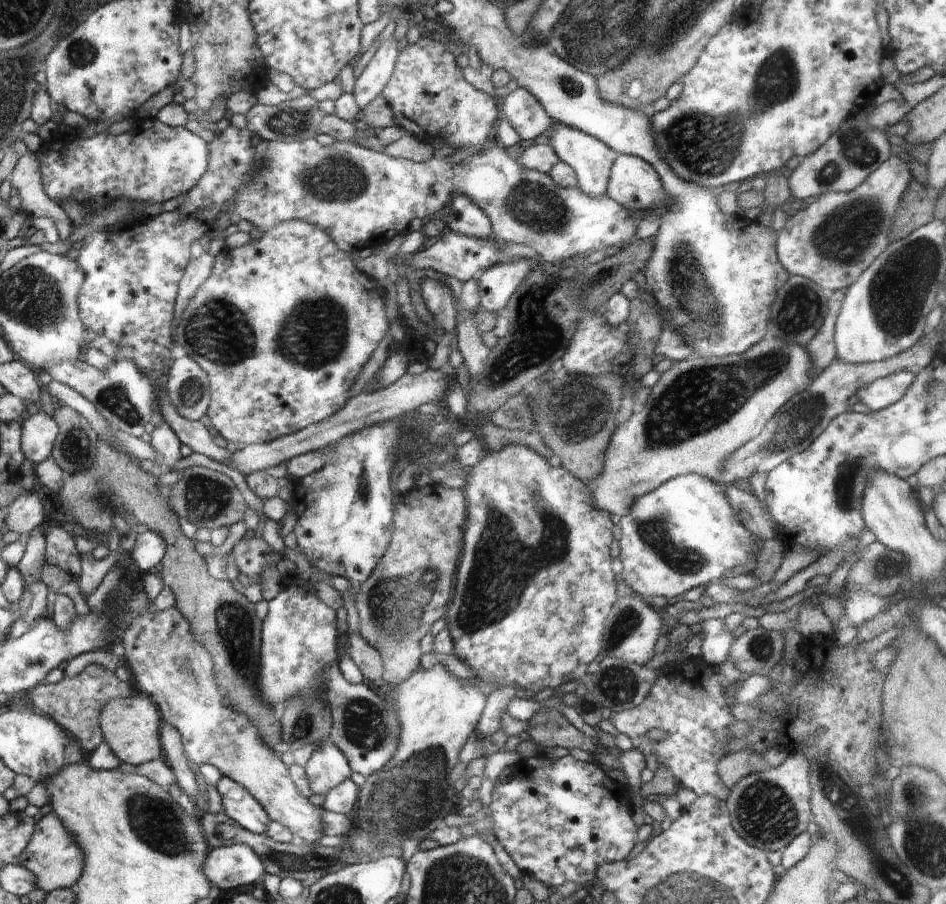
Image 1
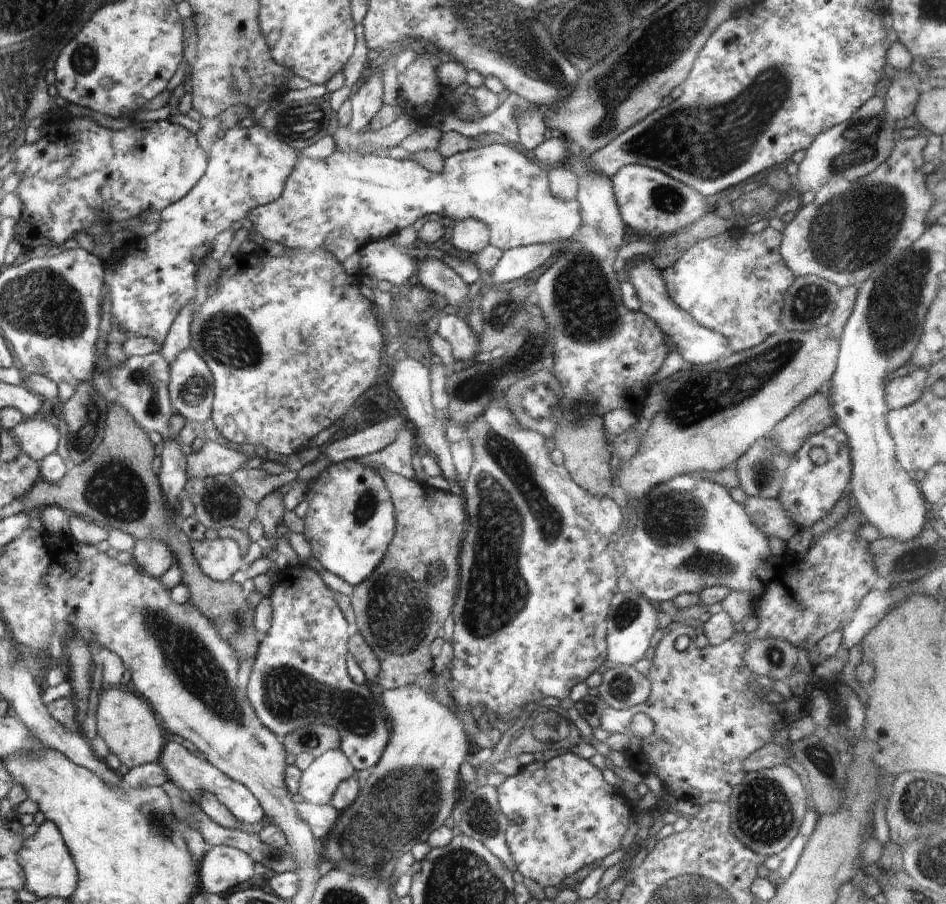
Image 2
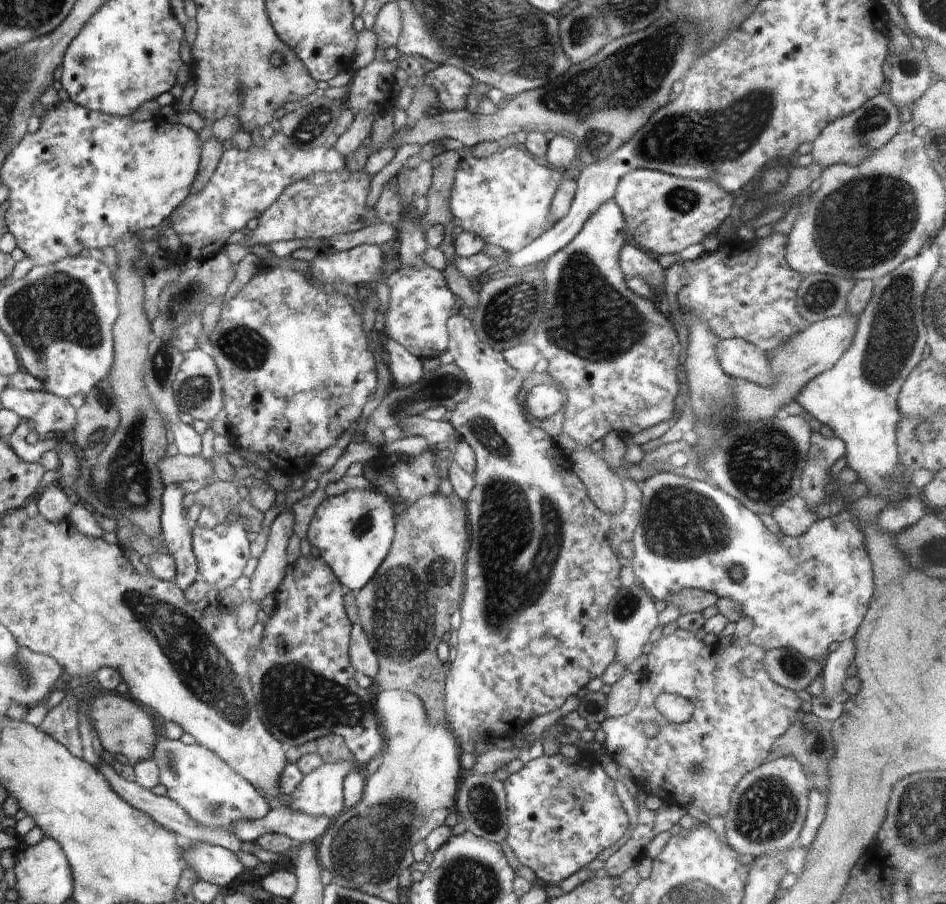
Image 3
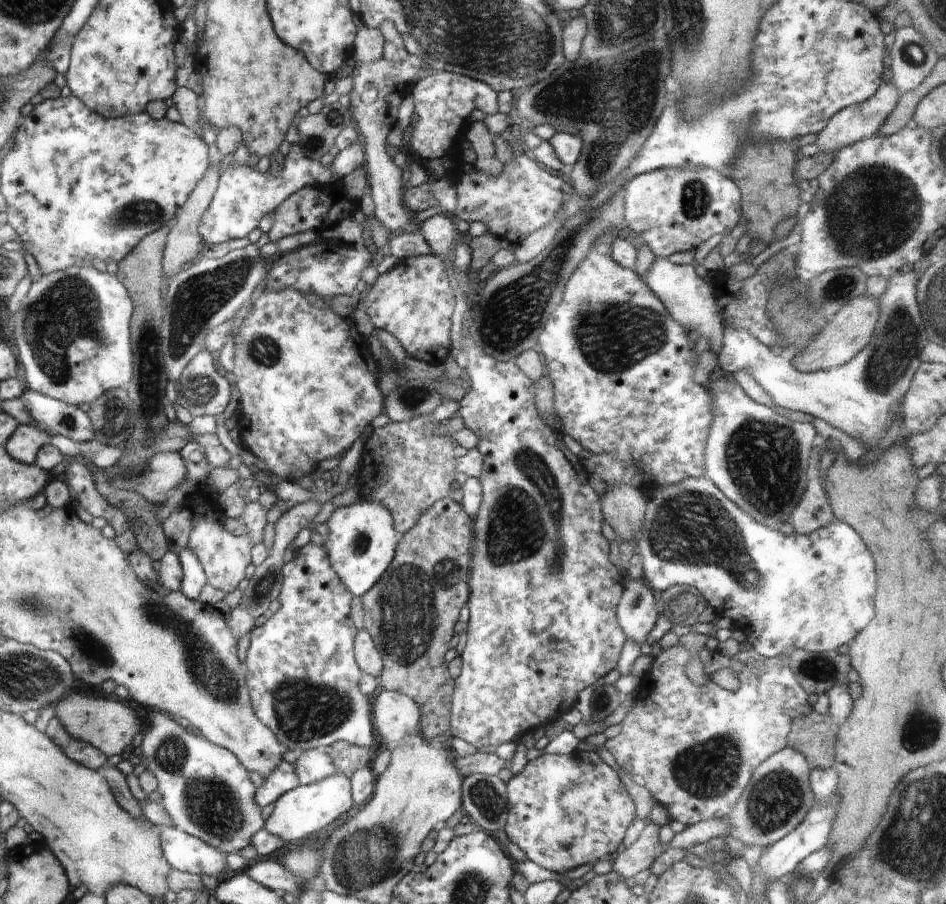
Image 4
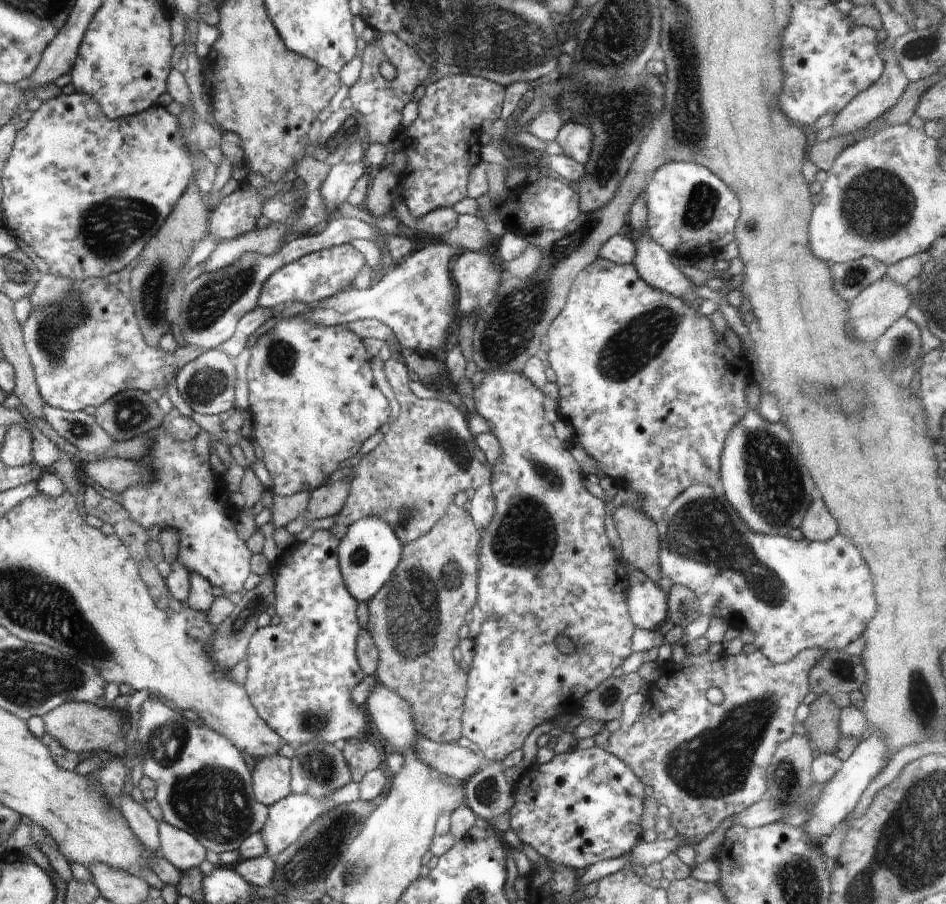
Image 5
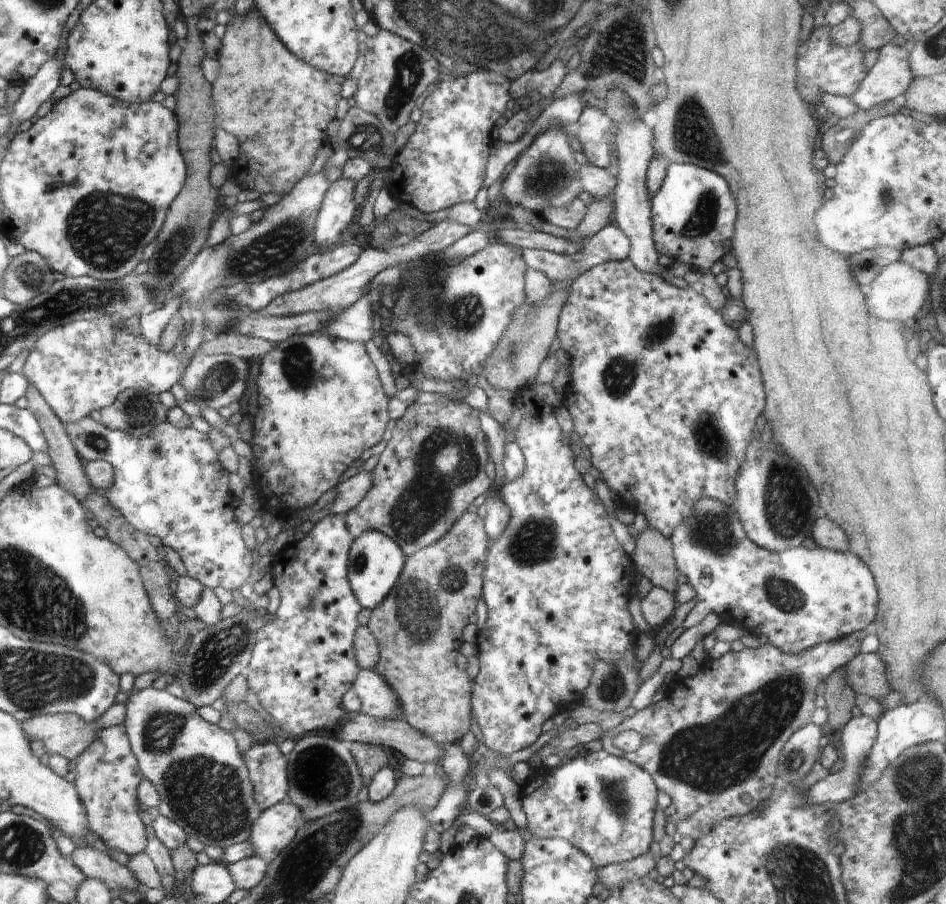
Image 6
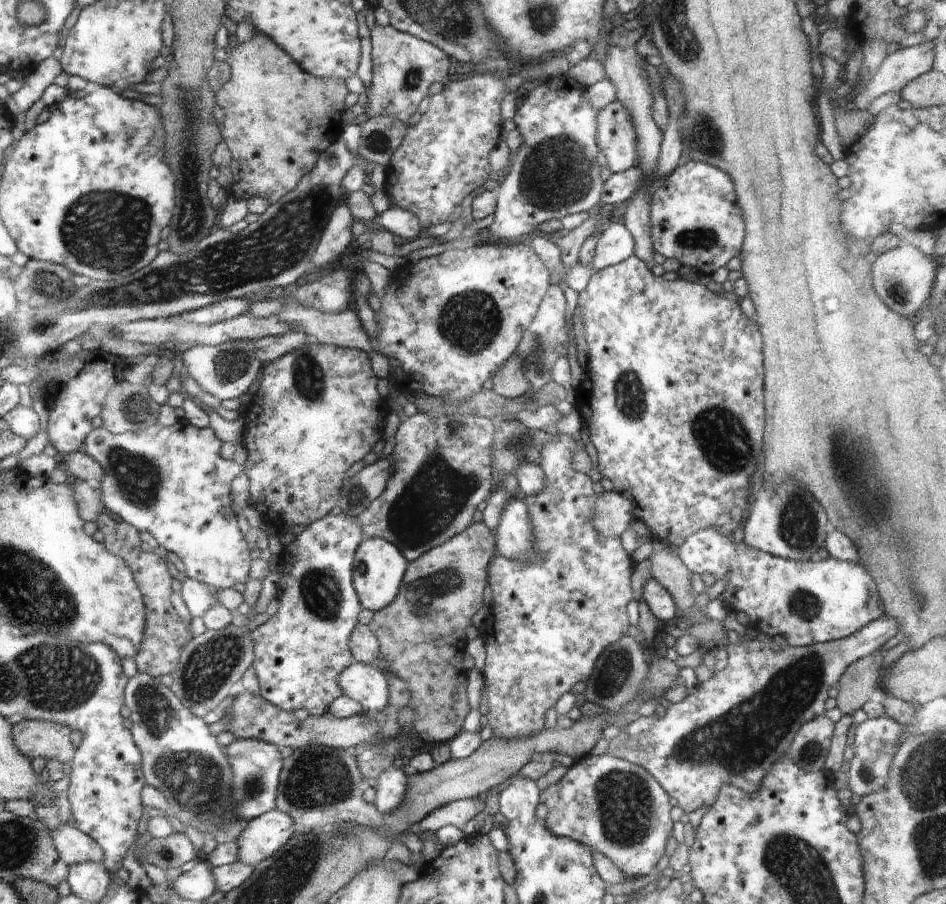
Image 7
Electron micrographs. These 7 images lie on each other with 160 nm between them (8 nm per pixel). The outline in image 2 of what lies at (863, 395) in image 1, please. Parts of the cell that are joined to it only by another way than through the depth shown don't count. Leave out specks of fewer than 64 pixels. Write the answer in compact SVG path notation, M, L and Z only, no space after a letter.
M918 368L908 376L896 378L889 382L887 391L887 402L892 410L901 410L916 403L928 386L927 370Z

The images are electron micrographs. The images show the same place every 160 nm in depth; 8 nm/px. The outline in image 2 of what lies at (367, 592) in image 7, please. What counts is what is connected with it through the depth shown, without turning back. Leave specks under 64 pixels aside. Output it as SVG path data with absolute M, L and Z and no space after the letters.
M347 459L328 466L316 482L309 484L306 495L310 490L314 494L308 501L308 513L303 518L303 535L312 547L312 557L318 560L324 570L335 574L354 588L372 575L376 566L382 562L394 536L396 519L390 491L376 468L364 465L356 459Z

